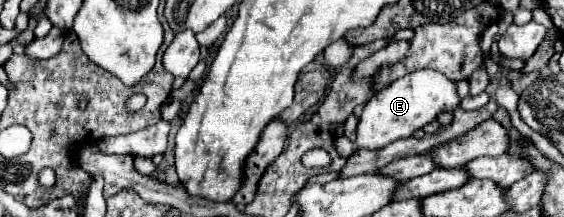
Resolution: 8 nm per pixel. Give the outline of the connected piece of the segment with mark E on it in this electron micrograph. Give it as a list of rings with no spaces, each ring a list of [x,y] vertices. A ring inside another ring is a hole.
[[[415,70],[395,82],[391,82],[385,90],[379,90],[363,108],[357,124],[357,137],[351,142],[344,136],[335,138],[337,152],[344,158],[350,157],[357,149],[381,150],[387,144],[413,136],[419,128],[437,118],[443,110],[455,110],[459,106],[459,96],[455,90],[455,82],[445,78],[435,70]]]

